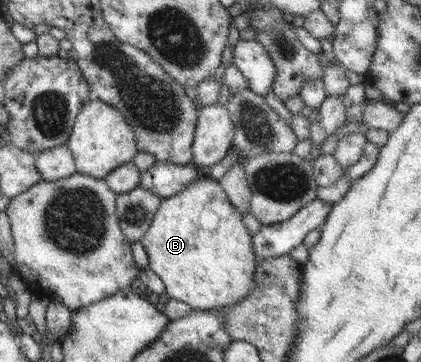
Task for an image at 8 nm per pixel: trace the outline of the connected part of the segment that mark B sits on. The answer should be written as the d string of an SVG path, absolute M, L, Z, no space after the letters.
M203 176L188 184L179 194L164 198L153 215L151 225L138 242L147 254L149 269L163 282L165 294L187 304L192 310L230 308L243 301L256 288L256 262L251 248L251 234L243 225L242 215L231 206L217 180Z

